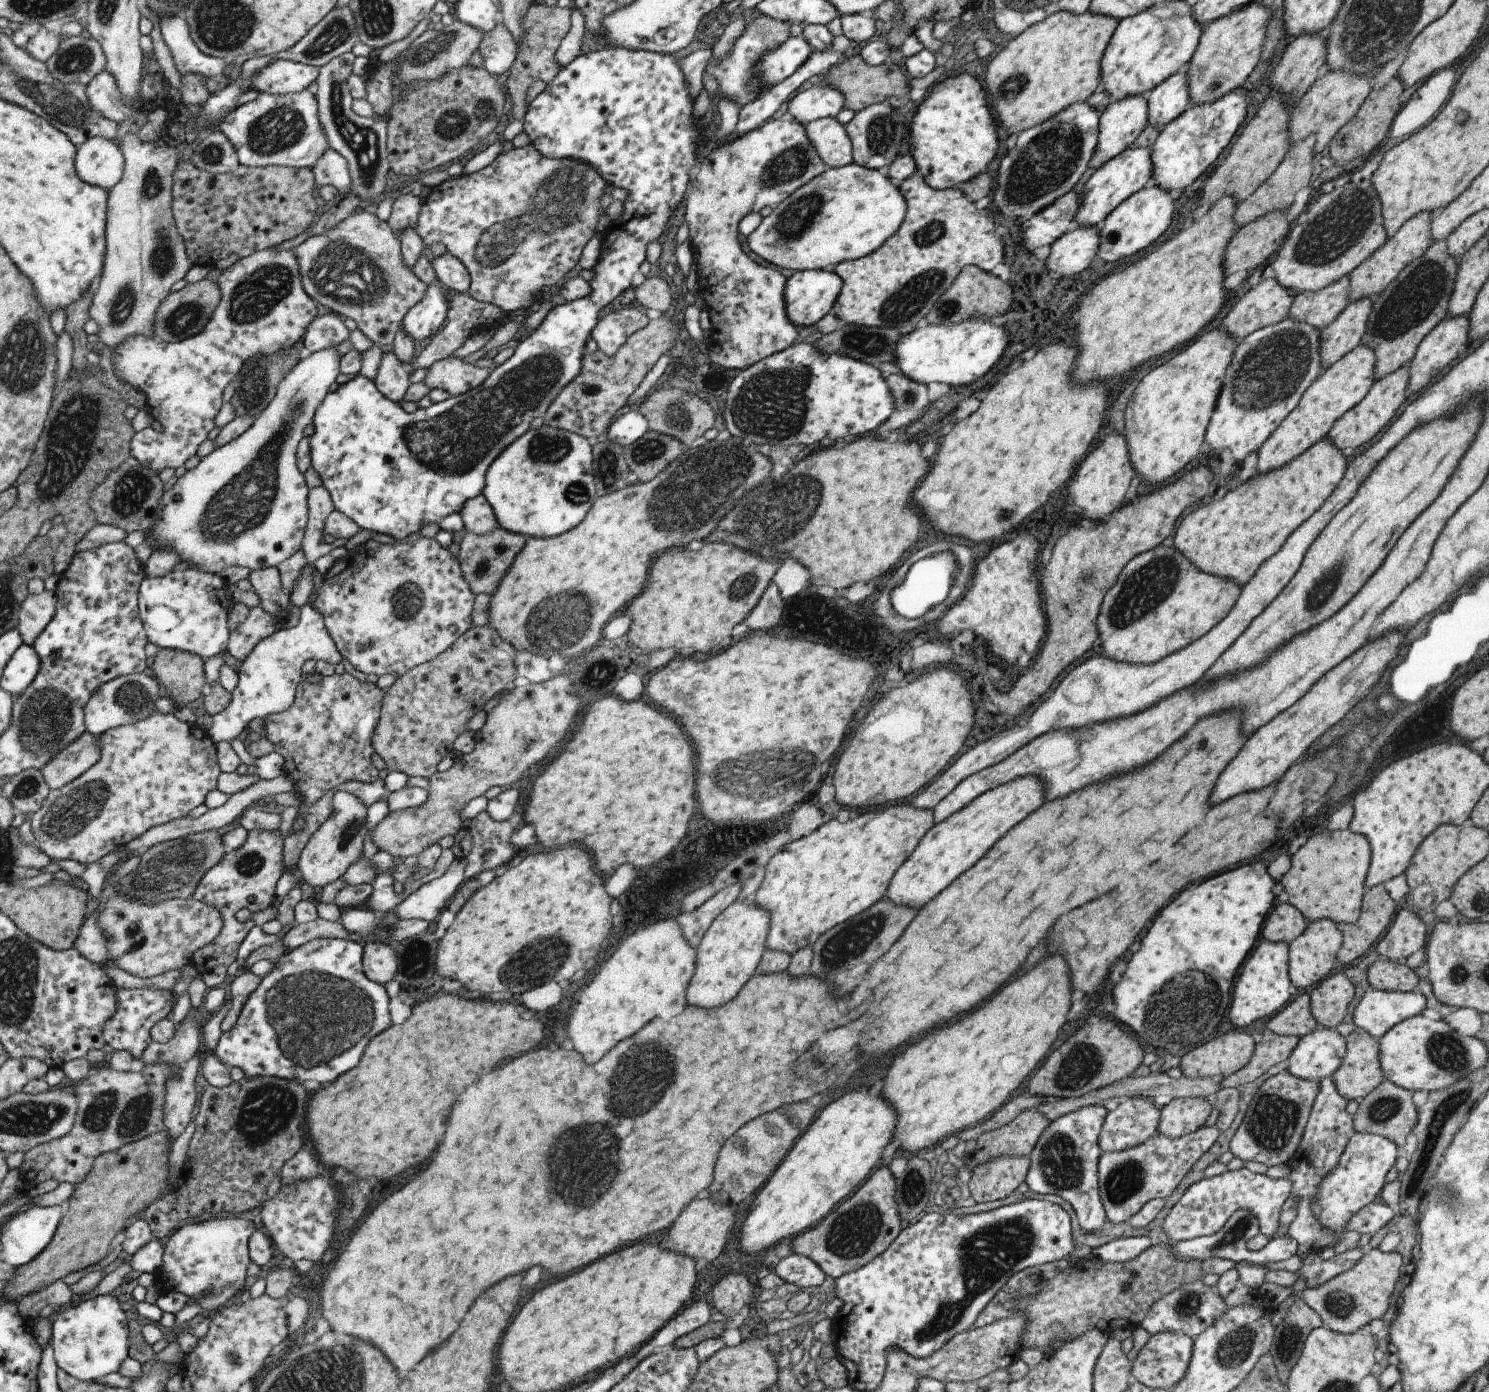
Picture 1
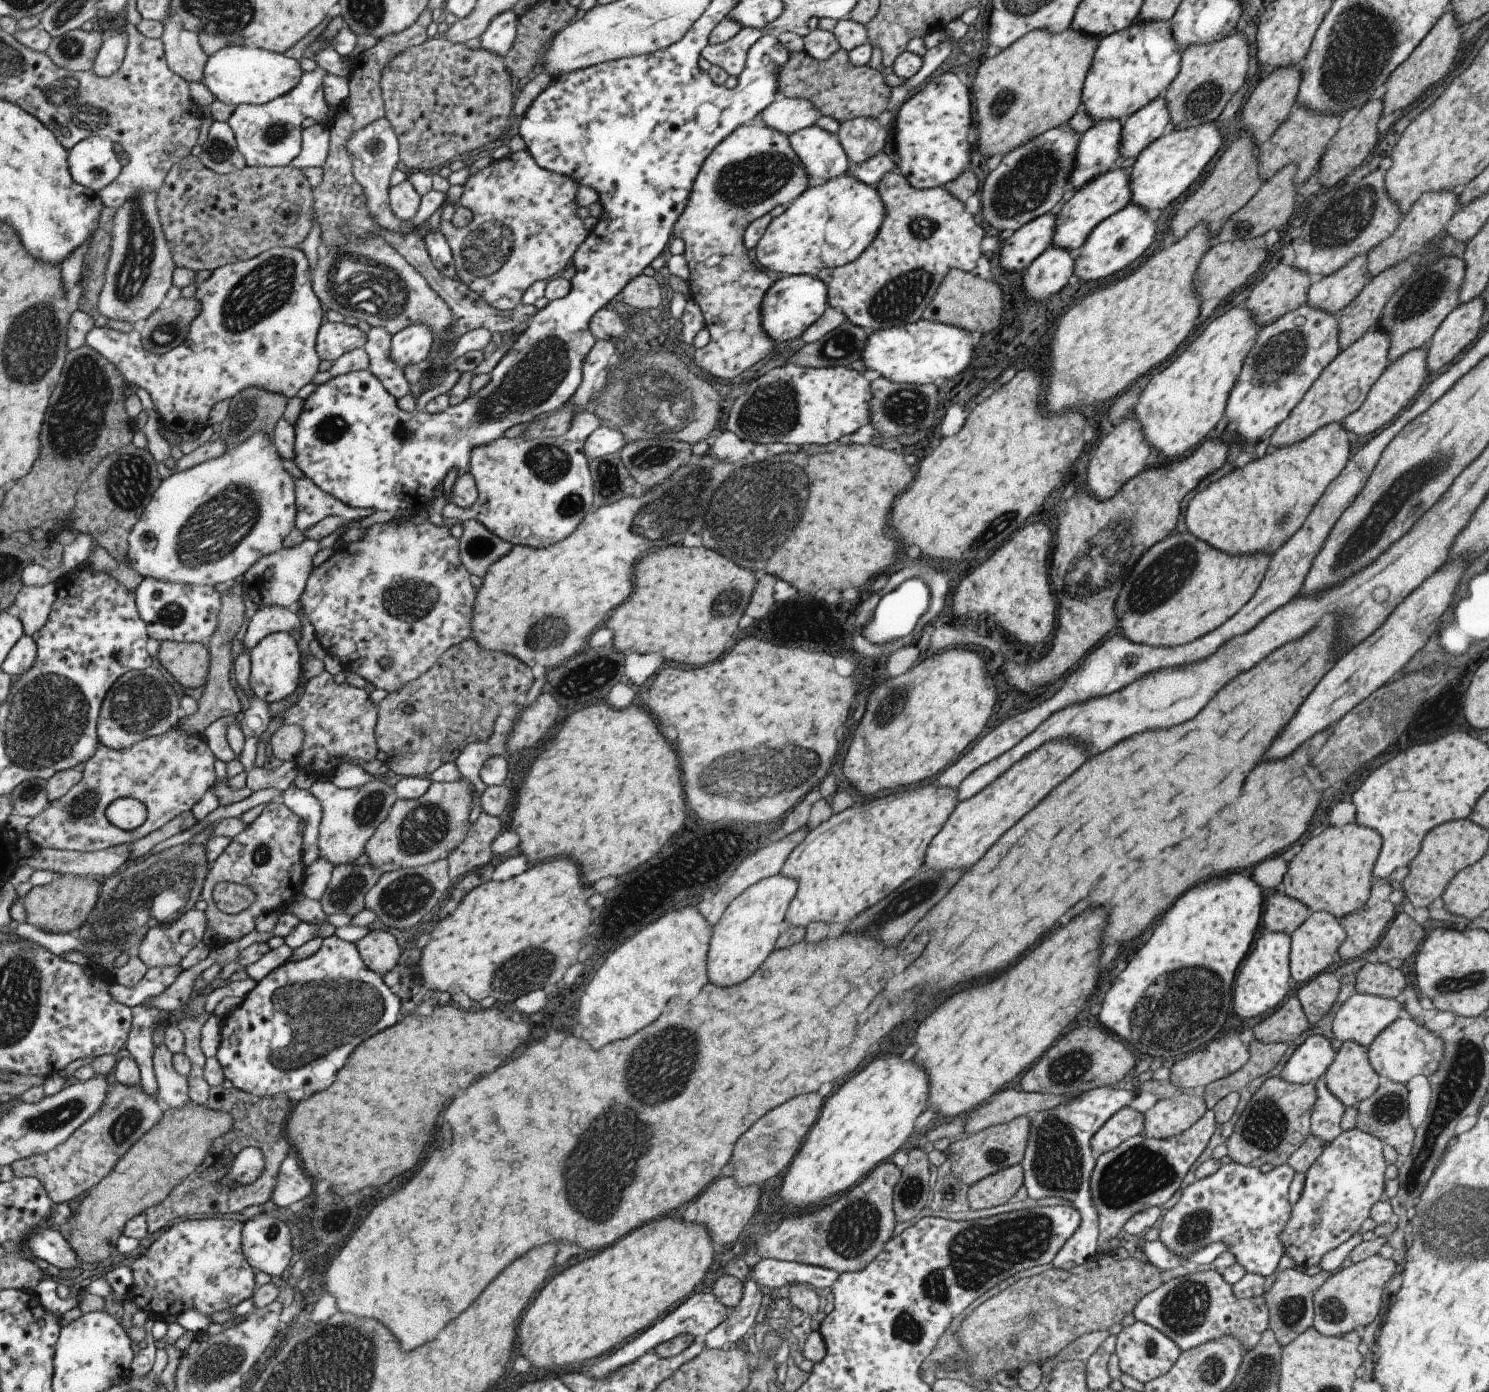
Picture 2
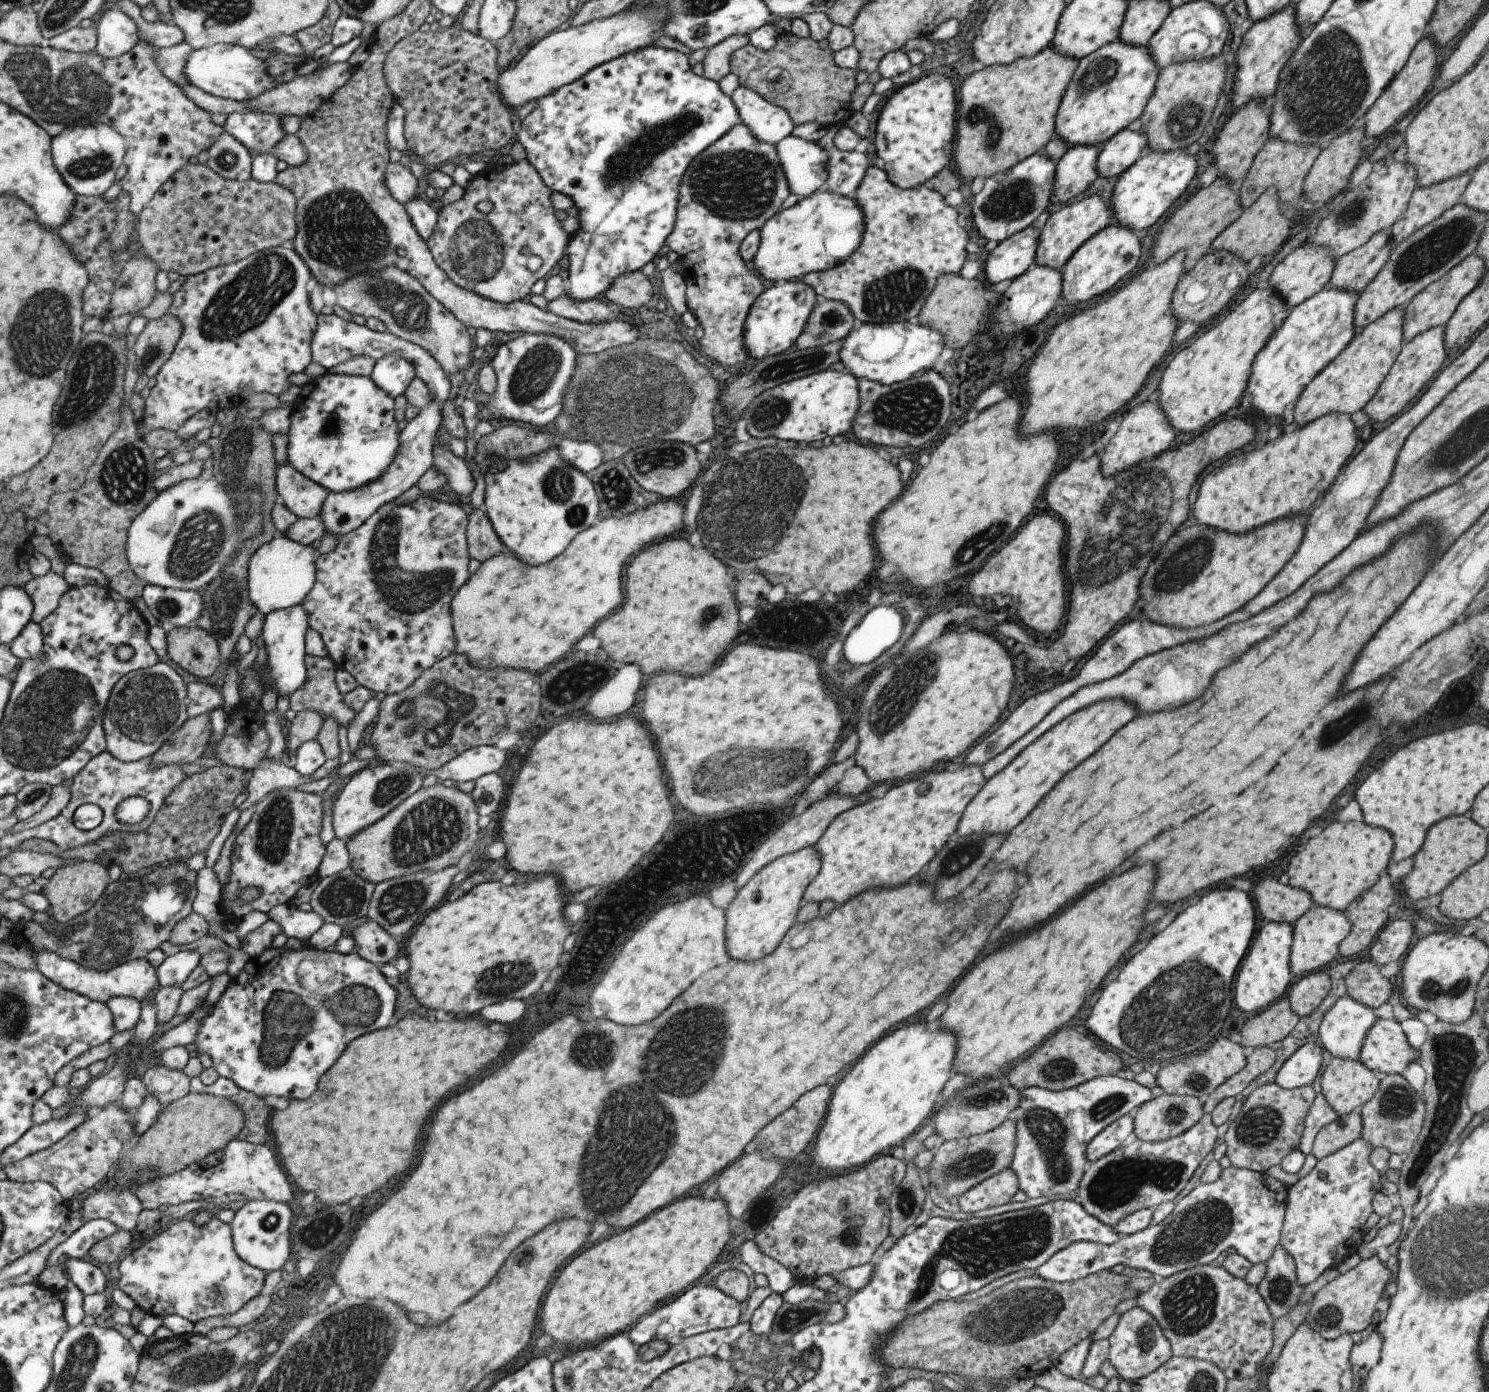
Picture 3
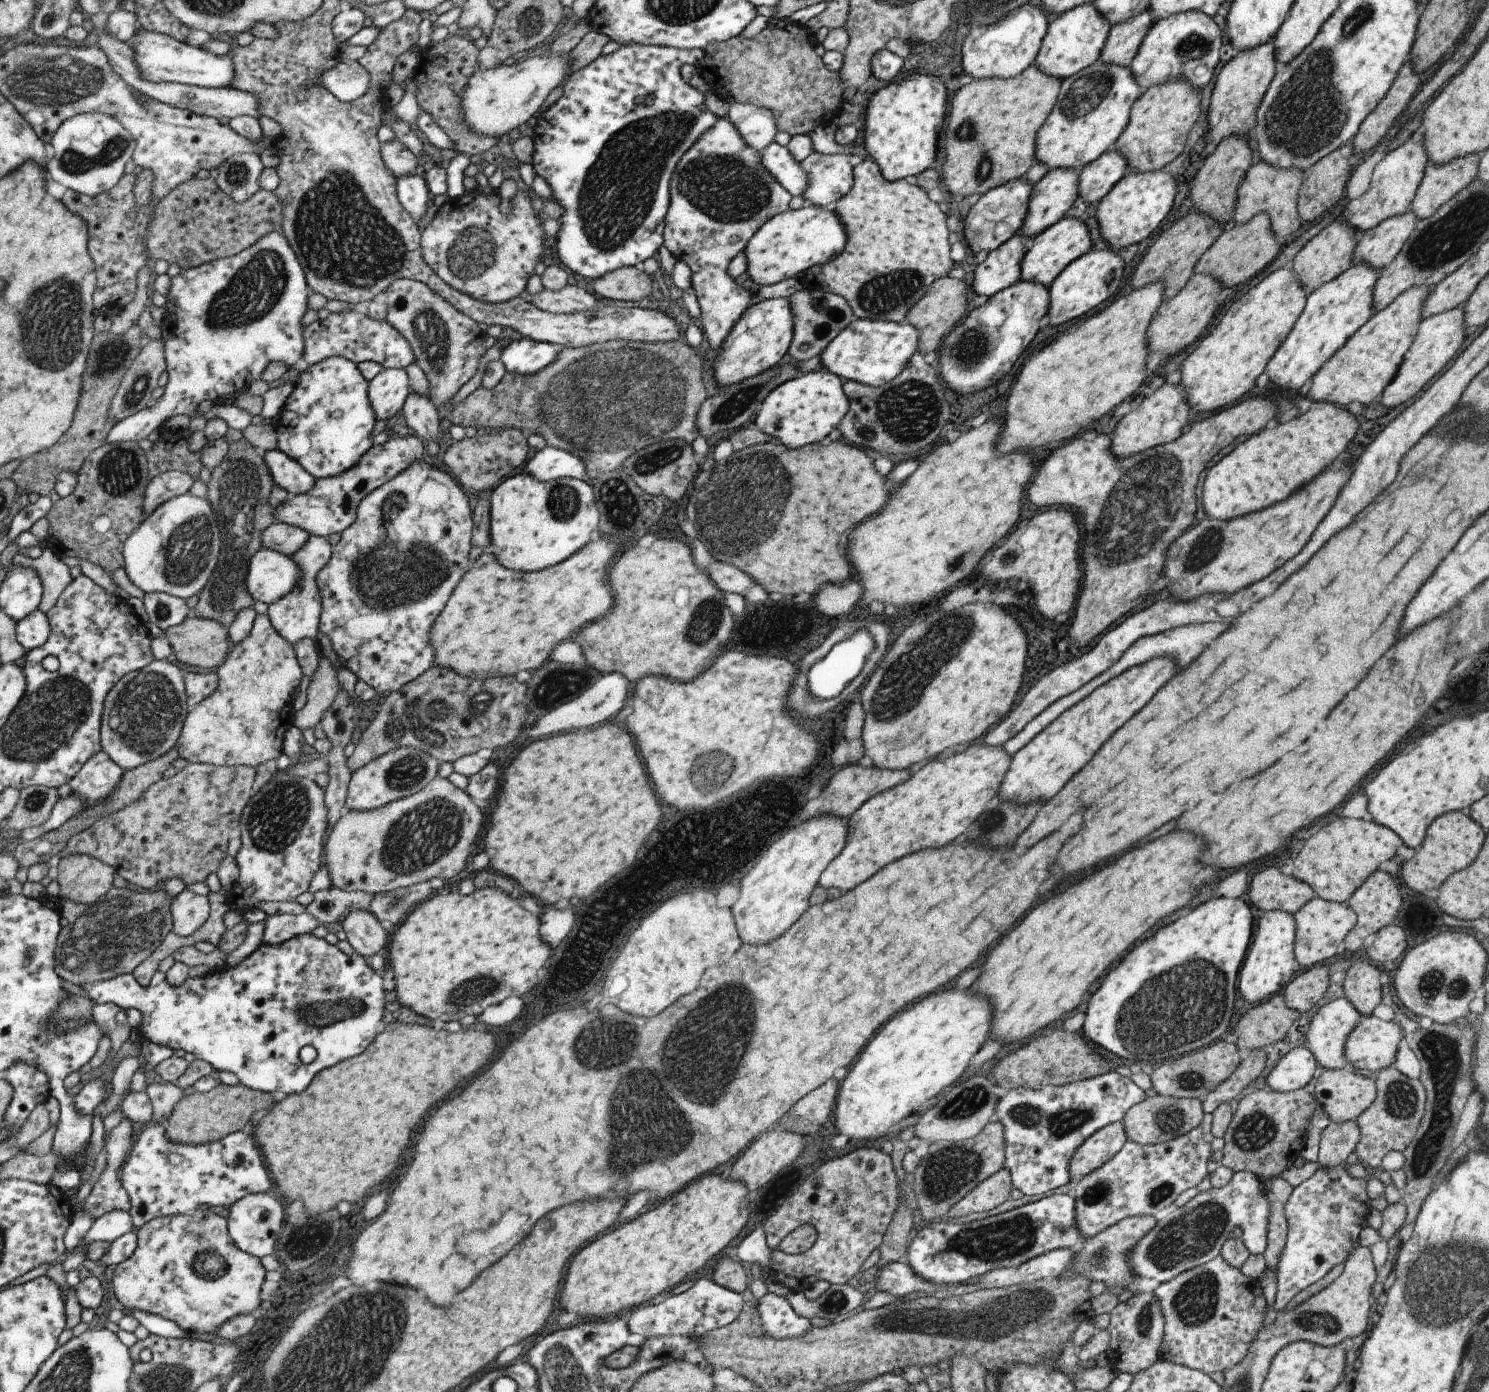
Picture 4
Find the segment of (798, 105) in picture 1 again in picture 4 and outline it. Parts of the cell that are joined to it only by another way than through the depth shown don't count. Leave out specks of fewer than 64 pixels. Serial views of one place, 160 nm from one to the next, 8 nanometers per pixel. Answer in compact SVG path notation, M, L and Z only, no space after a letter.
M731 102L725 119L735 126L745 146L755 152L769 146L777 133L771 112L749 102Z

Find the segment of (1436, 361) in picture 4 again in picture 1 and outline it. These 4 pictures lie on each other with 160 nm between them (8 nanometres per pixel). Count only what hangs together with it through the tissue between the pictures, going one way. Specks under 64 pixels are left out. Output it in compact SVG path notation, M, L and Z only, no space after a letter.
M1404 363L1397 370L1375 380L1369 387L1367 394L1353 408L1335 420L1326 434L1334 447L1337 447L1341 452L1348 453L1357 446L1369 442L1371 438L1375 438L1377 432L1384 428L1385 424L1389 424L1389 420L1393 420L1395 412L1399 410L1399 406L1408 396L1406 392L1409 380L1408 370L1408 363Z

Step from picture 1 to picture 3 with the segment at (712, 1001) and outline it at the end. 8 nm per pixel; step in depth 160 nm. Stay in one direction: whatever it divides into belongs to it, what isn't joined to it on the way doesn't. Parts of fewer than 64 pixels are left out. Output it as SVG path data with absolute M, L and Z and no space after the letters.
M813 846L778 856L758 870L724 910L726 949L731 959L754 961L769 954L796 921L805 887L815 878L821 866L820 852Z

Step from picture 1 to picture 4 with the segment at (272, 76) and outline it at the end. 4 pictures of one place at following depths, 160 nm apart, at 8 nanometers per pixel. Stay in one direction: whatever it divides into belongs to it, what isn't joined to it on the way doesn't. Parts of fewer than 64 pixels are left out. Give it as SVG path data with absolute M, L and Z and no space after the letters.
M143 28L129 42L137 52L137 64L141 76L151 82L177 82L205 88L231 88L237 80L238 57L231 49L226 54L215 55L205 48L193 47L180 42L173 36L165 36L161 32L149 32Z

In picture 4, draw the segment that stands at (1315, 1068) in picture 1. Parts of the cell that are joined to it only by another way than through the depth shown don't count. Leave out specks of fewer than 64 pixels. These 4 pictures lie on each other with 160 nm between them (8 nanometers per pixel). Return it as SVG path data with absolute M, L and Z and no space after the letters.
M1306 1046L1293 1048L1267 1074L1266 1088L1287 1093L1302 1089L1313 1078L1317 1060Z

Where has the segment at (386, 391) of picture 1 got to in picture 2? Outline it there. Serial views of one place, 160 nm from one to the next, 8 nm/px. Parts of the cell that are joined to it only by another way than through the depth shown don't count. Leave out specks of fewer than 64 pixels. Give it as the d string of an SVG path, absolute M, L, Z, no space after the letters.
M370 327L367 332L364 351L368 356L368 370L381 382L381 385L396 400L412 393L413 387L407 382L402 370L389 360L390 338L384 328Z

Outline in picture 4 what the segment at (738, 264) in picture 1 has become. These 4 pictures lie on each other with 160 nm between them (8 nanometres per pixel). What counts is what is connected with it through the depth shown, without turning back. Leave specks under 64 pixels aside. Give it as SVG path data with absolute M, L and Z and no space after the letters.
M726 119L717 120L705 134L701 134L689 150L677 160L669 178L669 206L662 233L662 246L675 261L686 264L690 272L690 288L694 291L699 305L702 334L712 353L719 350L725 336L739 320L739 316L753 303L753 297L746 288L736 284L727 274L729 262L738 252L744 250L753 234L769 218L789 209L792 198L761 164L761 152L745 146L735 126Z

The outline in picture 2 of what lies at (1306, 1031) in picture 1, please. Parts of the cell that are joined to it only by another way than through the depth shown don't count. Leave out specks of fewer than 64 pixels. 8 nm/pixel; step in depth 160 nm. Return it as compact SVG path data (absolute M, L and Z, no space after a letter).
M1291 996L1256 1023L1250 1030L1260 1043L1286 1043L1295 1040L1306 1028L1308 1020L1303 1014L1297 997Z

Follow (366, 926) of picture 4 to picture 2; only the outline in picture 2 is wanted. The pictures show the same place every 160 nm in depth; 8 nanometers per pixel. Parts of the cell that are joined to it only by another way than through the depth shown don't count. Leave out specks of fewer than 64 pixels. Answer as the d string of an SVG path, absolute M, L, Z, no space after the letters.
M380 929L369 931L355 945L364 964L378 975L396 966L402 949L393 935Z

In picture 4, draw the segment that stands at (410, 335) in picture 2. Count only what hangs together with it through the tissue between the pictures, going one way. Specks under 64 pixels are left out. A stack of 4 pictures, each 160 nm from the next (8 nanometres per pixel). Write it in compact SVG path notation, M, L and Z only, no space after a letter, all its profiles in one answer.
M401 368L379 370L379 373L368 381L369 404L373 406L377 420L393 418L409 394L409 376Z

